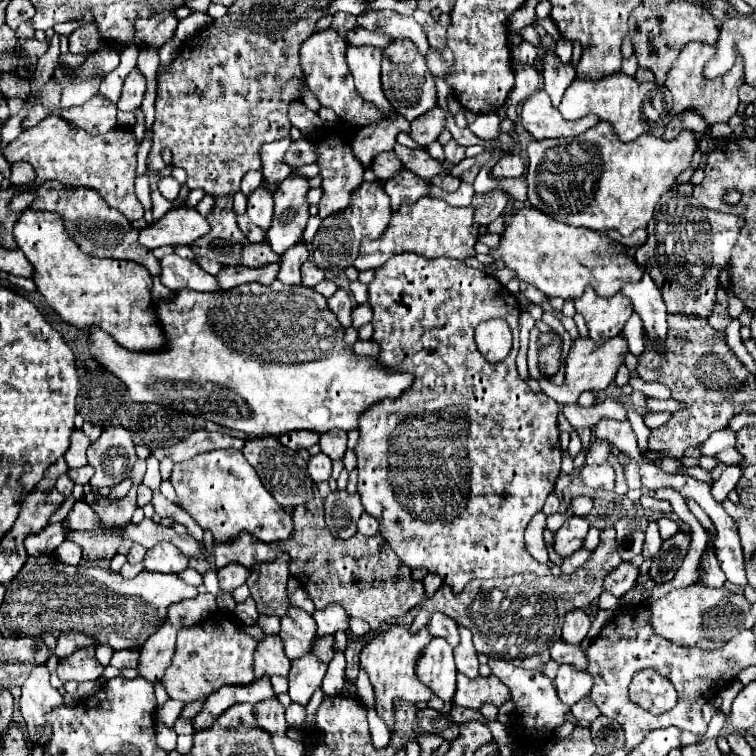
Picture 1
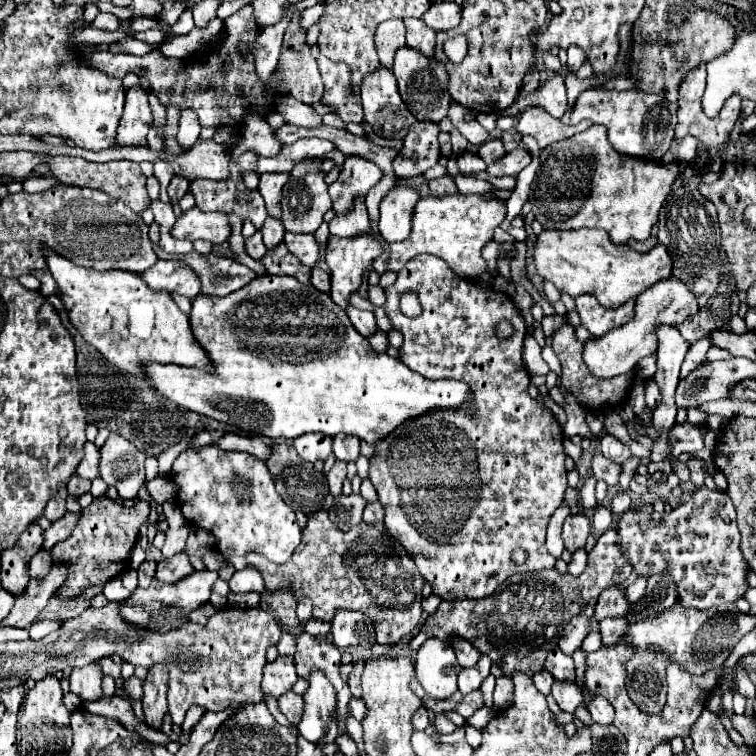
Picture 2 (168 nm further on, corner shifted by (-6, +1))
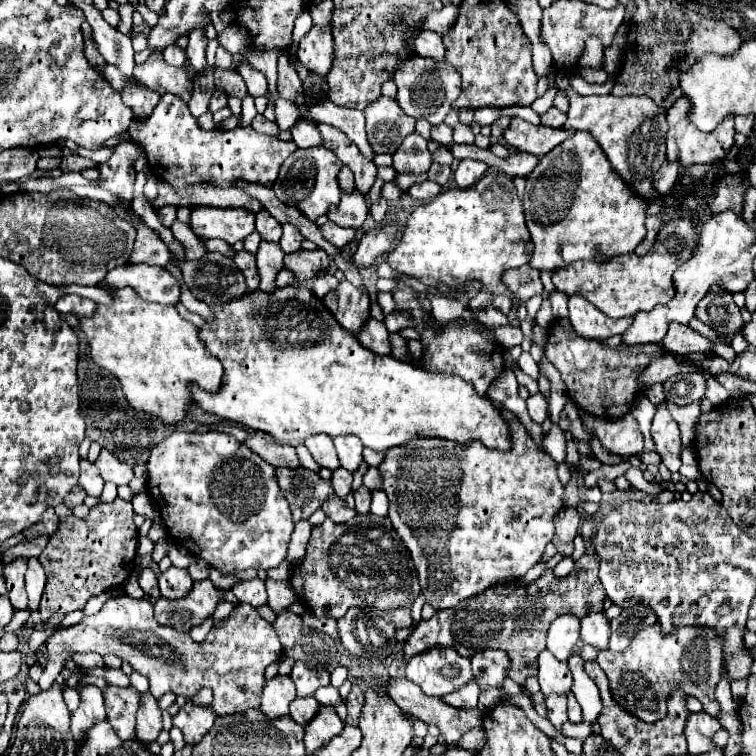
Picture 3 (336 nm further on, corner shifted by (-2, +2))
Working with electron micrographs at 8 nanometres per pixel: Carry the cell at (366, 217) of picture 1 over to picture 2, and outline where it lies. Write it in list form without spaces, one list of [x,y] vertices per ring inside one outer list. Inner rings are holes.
[[[371,232],[359,240],[341,240],[337,236],[329,238],[325,262],[331,268],[331,298],[333,302],[347,310],[349,296],[361,286],[365,274],[371,272],[373,260],[381,254],[381,246],[371,238]]]

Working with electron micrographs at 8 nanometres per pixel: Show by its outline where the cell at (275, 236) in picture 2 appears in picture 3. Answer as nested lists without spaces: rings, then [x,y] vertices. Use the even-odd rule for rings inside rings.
[[[261,241],[259,249],[257,249],[257,267],[259,267],[259,275],[261,275],[261,283],[259,289],[267,289],[267,291],[275,291],[275,275],[283,269],[283,249],[279,243],[275,241]]]

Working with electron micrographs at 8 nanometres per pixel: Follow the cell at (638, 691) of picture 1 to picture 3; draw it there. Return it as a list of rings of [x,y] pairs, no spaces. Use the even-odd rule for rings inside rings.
[[[649,625],[641,629],[633,639],[631,645],[621,653],[597,655],[597,663],[605,671],[611,681],[611,693],[617,703],[635,713],[639,719],[647,723],[655,723],[667,715],[665,699],[673,689],[681,689],[687,695],[697,697],[703,703],[703,711],[717,717],[719,703],[715,699],[715,687],[721,677],[723,665],[723,641],[713,631],[707,631],[701,625],[687,625],[687,627],[673,627],[669,635],[659,629],[661,625]]]

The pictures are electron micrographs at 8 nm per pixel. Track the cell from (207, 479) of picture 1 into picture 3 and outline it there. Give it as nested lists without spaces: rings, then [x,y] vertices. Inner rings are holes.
[[[209,431],[203,435],[171,433],[153,447],[147,467],[147,487],[159,507],[169,537],[187,547],[193,555],[201,557],[207,565],[229,573],[249,567],[271,569],[285,561],[293,533],[293,519],[275,481],[275,467],[265,463],[261,457],[251,455],[231,435],[219,431]]]

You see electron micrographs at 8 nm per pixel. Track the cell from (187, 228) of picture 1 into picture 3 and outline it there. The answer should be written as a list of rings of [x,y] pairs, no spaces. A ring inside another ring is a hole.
[[[193,207],[189,227],[201,239],[223,239],[233,245],[255,231],[255,213],[231,207]]]

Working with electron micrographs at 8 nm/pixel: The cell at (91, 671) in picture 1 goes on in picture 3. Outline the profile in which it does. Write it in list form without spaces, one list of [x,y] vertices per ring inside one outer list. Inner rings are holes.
[[[83,685],[77,687],[81,703],[77,711],[71,715],[71,733],[75,741],[79,743],[79,737],[83,737],[83,729],[89,729],[95,721],[105,719],[105,705],[103,705],[103,693],[95,685]]]

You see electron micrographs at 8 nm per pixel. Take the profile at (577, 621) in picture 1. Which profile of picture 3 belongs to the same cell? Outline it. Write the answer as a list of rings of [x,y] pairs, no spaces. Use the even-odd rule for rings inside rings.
[[[571,615],[557,617],[547,633],[547,649],[557,659],[569,659],[579,641],[579,619]]]

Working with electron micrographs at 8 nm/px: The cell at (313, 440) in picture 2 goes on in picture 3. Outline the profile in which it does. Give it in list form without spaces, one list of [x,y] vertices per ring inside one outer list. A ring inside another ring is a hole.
[[[319,433],[319,435],[311,435],[305,439],[305,447],[309,449],[309,453],[313,455],[313,459],[321,465],[321,467],[327,467],[327,469],[337,469],[339,467],[339,459],[337,459],[337,453],[335,453],[335,447],[333,447],[333,441],[331,437]]]

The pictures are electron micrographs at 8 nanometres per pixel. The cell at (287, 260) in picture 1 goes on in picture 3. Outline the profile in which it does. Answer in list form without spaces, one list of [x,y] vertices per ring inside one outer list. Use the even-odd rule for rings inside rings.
[[[283,223],[283,235],[281,235],[281,247],[285,253],[293,253],[301,249],[303,243],[303,235],[299,233],[299,229],[293,223]]]

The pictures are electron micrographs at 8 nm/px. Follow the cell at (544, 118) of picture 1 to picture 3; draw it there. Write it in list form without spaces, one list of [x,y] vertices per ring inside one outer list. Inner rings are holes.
[[[511,117],[511,125],[503,133],[503,137],[511,147],[521,149],[521,151],[529,151],[537,157],[543,157],[553,147],[563,143],[567,137],[571,137],[571,133],[573,131],[555,129],[555,127],[547,127],[547,125],[535,127],[531,123],[523,121],[521,117]]]

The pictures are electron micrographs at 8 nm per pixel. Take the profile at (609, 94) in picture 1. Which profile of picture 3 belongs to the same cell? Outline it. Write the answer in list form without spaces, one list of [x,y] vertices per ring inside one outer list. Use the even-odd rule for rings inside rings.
[[[575,91],[569,93],[569,113],[567,113],[567,129],[587,129],[605,155],[611,161],[611,167],[641,195],[655,195],[653,175],[665,161],[665,135],[667,135],[667,119],[665,109],[655,105],[647,95],[591,95],[583,97]]]

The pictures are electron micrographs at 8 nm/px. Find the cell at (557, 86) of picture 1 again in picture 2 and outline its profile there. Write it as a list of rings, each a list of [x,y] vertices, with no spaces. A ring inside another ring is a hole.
[[[555,74],[553,78],[547,80],[547,84],[539,86],[533,94],[519,96],[513,106],[509,106],[507,110],[503,110],[499,114],[501,116],[519,116],[523,112],[523,108],[529,108],[529,106],[543,106],[543,110],[547,110],[551,116],[561,118],[567,110],[567,94],[565,94],[563,78],[559,74]]]

